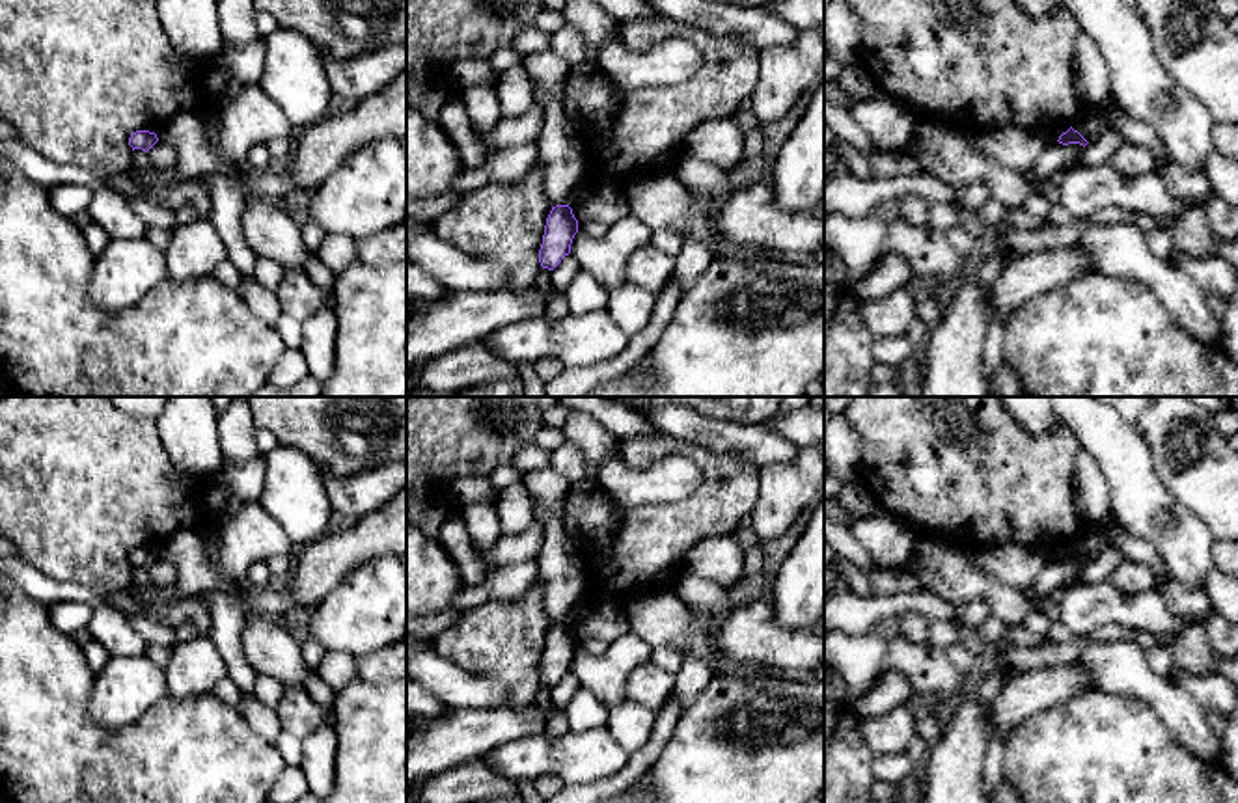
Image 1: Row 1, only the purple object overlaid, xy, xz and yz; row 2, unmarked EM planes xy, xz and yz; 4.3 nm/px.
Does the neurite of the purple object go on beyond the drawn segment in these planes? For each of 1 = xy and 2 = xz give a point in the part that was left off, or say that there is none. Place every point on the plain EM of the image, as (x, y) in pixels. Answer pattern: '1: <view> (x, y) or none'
1: none
2: none

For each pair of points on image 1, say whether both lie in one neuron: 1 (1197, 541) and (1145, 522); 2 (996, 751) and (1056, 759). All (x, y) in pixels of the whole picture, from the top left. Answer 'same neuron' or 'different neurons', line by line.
1: same neuron
2: different neurons

